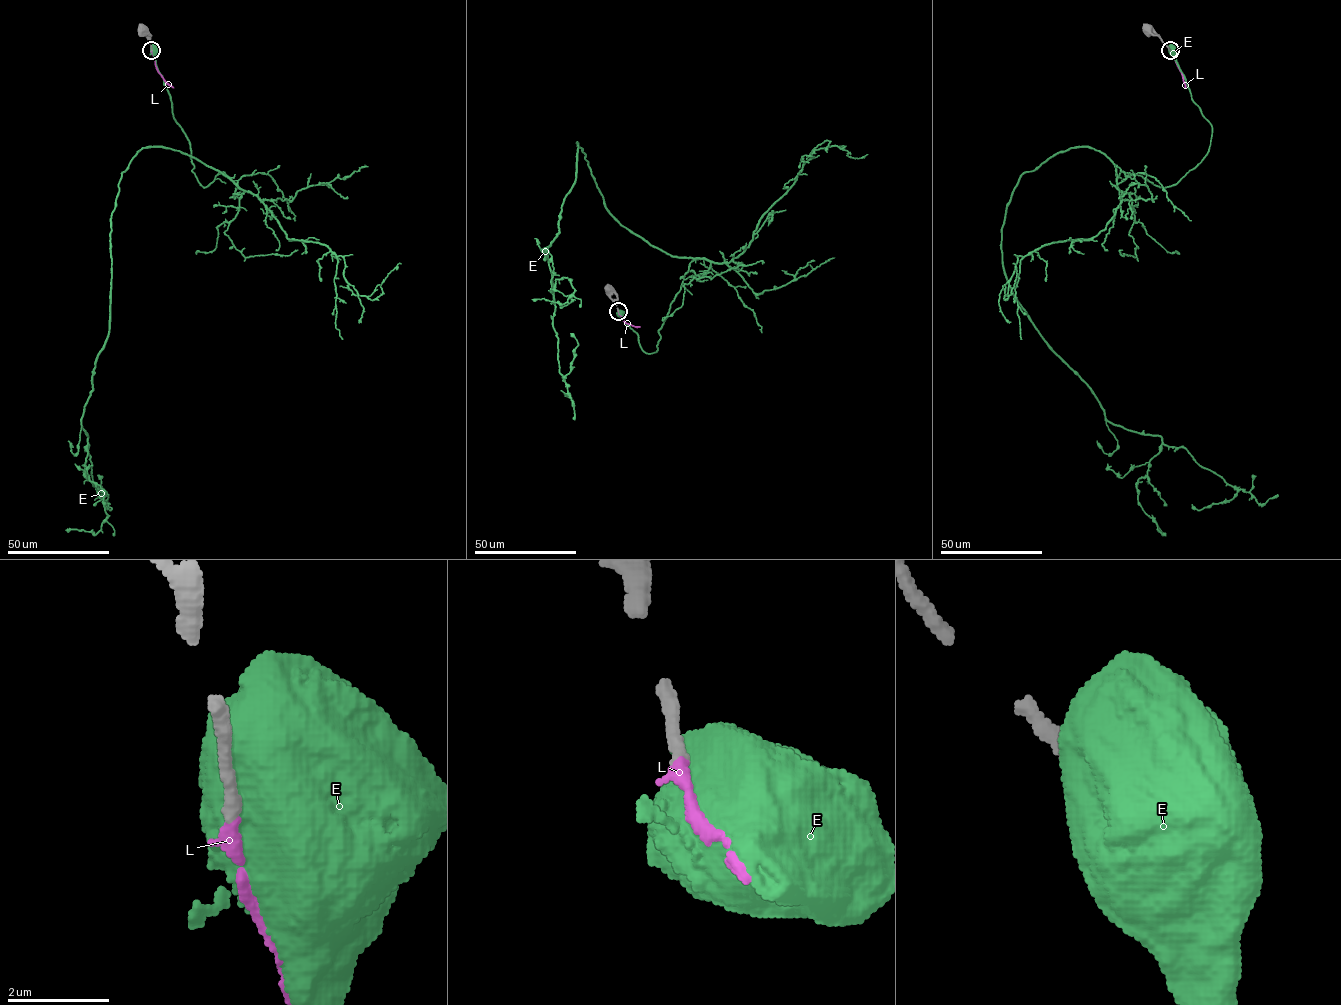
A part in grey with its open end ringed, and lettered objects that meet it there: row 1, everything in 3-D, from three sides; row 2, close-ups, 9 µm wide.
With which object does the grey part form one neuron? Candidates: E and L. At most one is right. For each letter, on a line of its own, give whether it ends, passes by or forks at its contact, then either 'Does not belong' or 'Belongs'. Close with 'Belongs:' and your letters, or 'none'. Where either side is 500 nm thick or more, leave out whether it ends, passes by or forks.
E: Does not belong
L: It ends there. Belongs
Belongs: L

